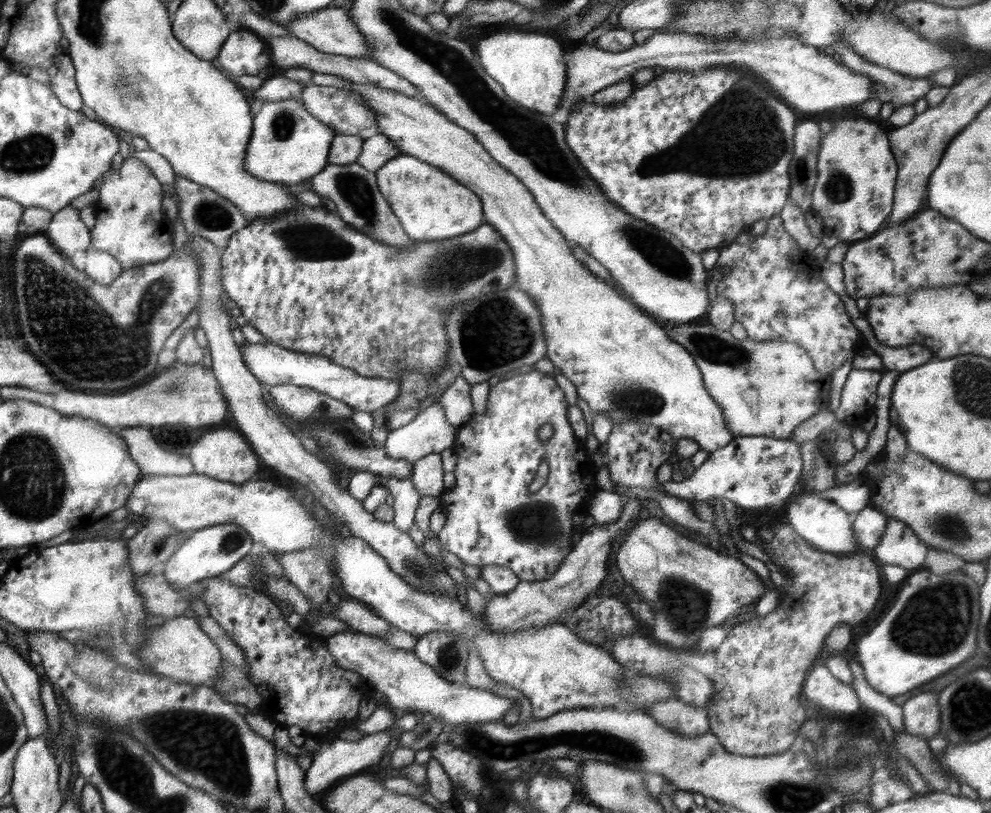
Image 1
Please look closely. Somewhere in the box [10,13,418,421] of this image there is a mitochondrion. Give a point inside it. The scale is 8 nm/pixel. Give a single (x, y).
(39, 278)

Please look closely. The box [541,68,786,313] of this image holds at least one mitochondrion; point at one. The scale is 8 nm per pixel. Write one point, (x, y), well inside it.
(653, 246)

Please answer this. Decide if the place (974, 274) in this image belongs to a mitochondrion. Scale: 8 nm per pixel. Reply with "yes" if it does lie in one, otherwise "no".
no

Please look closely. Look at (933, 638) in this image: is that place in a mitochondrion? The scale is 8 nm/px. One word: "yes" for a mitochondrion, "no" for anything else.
yes

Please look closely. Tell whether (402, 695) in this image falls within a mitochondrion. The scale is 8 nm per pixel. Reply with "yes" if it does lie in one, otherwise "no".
no

